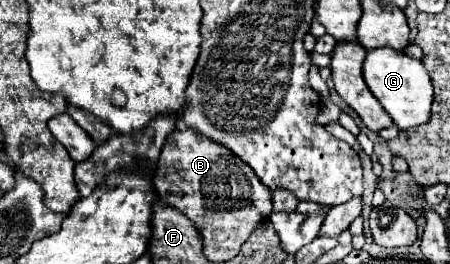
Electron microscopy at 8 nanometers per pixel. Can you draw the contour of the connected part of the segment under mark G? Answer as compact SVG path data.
M377 47L373 51L367 51L367 57L363 61L363 79L399 129L417 127L429 121L433 85L421 61L391 47Z

